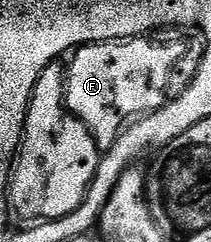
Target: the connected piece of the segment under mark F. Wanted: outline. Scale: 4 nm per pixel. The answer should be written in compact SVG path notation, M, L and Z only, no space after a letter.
M157 38L82 44L72 53L73 61L67 64L65 107L85 124L101 154L118 143L126 127L125 120L132 116L157 114L166 107L165 95L169 92L169 79L181 56L181 48L177 44L160 44L153 39Z

